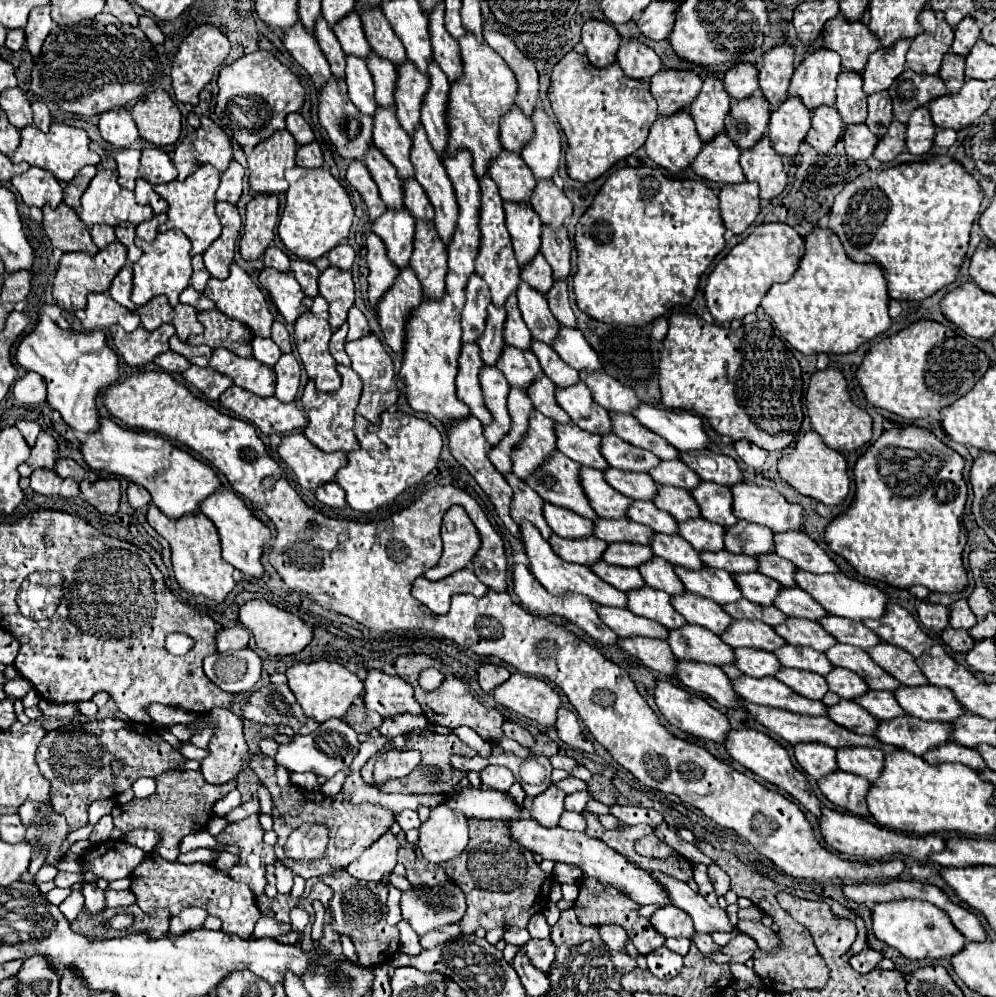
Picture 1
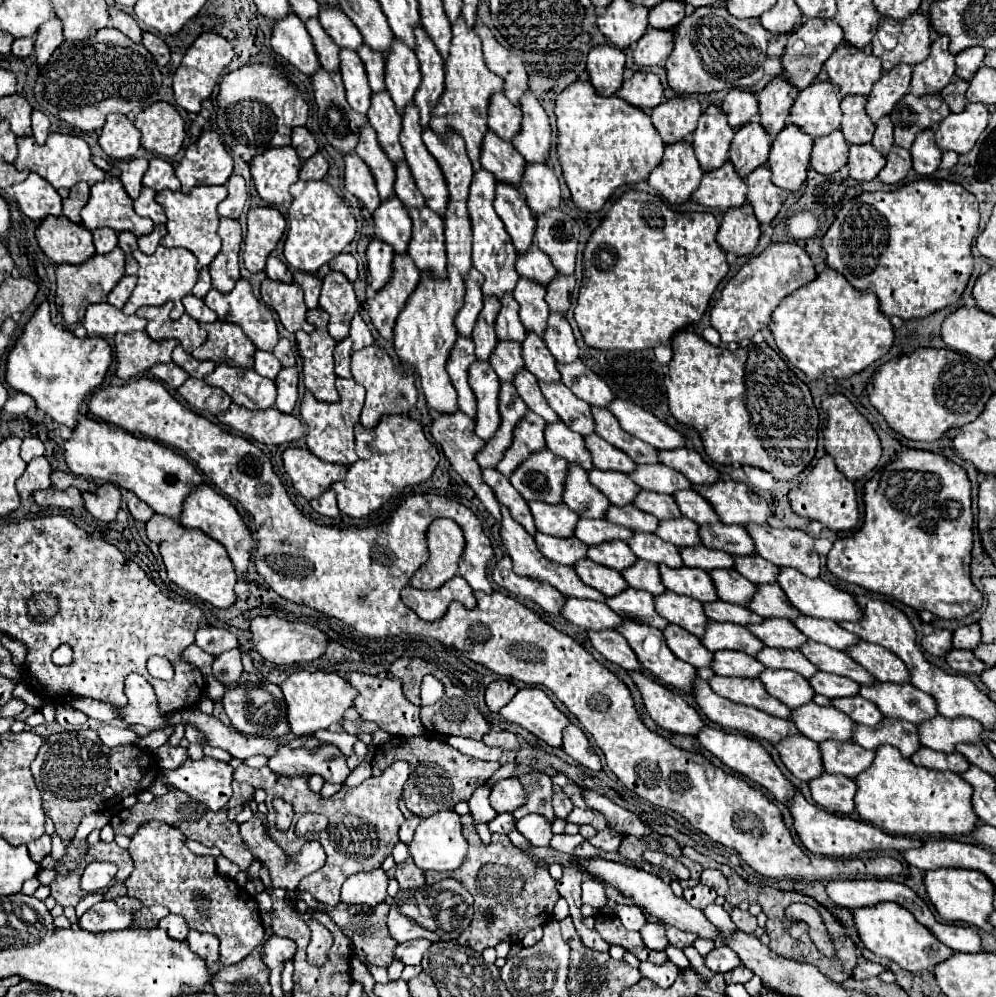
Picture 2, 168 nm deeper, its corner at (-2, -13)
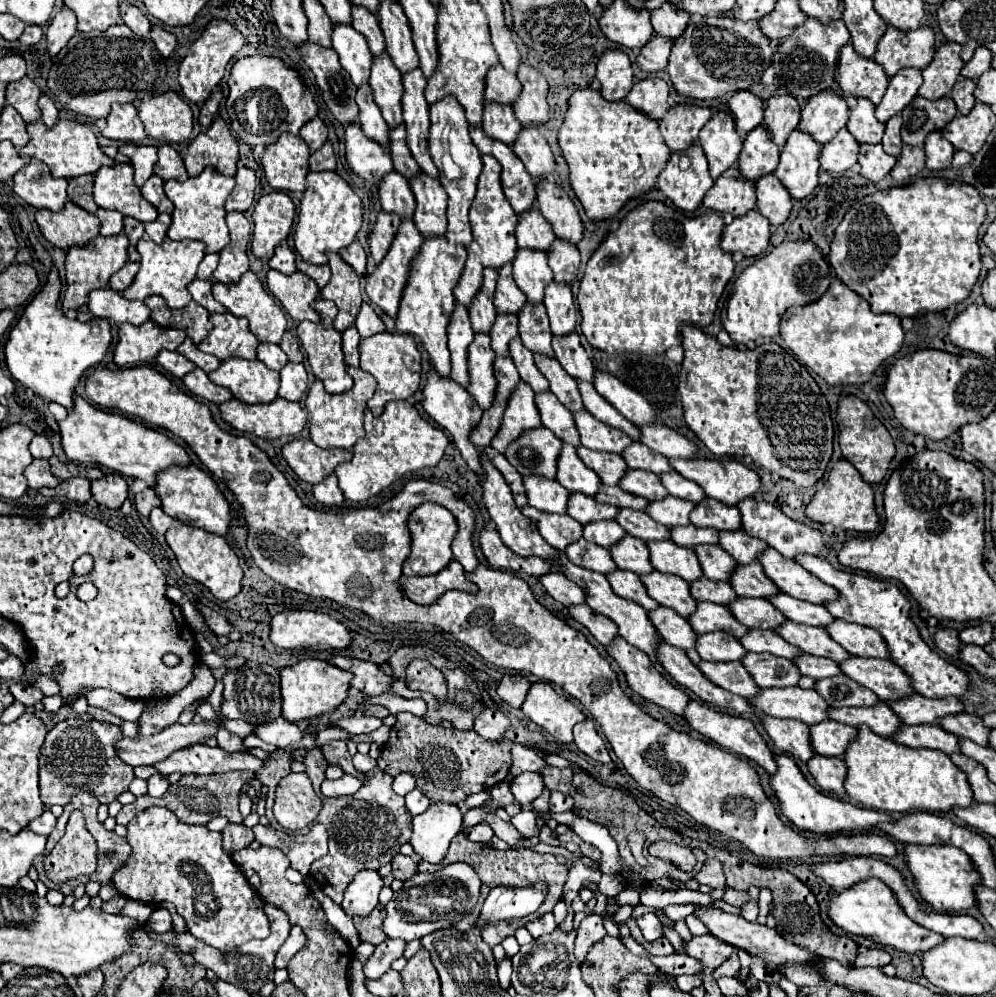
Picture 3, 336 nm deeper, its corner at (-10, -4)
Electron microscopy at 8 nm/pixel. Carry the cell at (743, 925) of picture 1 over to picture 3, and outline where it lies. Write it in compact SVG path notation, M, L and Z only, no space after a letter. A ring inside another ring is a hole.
M725 886L725 894L723 894L723 900L727 902L727 904L731 904L731 906L743 906L745 904L745 900L747 900L747 894L745 892L741 892L741 890L733 890L733 888L729 888L729 886Z

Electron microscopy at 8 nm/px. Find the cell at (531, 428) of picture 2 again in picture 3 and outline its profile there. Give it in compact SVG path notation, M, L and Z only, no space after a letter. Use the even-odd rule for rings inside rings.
M519 382L517 388L513 388L511 398L507 400L501 428L493 438L493 448L503 454L507 444L513 442L525 428L537 426L541 426L541 420L535 406L535 392L529 388L529 384Z

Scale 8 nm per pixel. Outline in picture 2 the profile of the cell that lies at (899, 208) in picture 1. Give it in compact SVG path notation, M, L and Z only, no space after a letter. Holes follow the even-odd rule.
M919 179L919 181L905 183L905 185L901 185L901 187L895 189L895 191L887 191L887 193L883 193L883 191L881 191L881 193L879 193L879 191L877 191L877 193L861 193L861 195L853 197L851 201L847 201L847 203L841 207L841 211L837 213L837 219L833 221L833 225L829 227L829 231L825 233L821 245L823 245L825 253L827 253L825 263L827 263L831 269L843 273L843 275L847 277L847 281L849 281L855 289L877 293L879 303L881 303L881 311L883 311L887 317L897 315L897 317L901 317L903 321L907 321L907 319L921 319L921 317L927 317L927 315L931 315L931 313L935 313L935 311L939 311L939 309L943 309L943 307L955 305L955 303L961 299L961 295L963 295L963 291L965 291L965 287L967 287L967 281L969 281L969 277L971 277L971 271L973 271L971 243L973 243L973 237L977 235L977 231L979 231L979 203L977 203L977 199L975 199L973 193L969 193L969 191L967 191L963 185L959 185L959 183L943 181L943 185L941 185L941 183L935 181L935 179Z

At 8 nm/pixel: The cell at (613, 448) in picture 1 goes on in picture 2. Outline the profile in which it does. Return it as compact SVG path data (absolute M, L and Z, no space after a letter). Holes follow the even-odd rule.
M599 435L585 437L585 447L593 457L593 465L601 471L621 471L625 475L631 475L633 467L637 467L629 455L625 455L621 449L613 447Z

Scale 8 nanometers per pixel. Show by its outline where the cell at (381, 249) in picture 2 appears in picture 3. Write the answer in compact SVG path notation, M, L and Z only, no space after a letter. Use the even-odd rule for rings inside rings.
M379 212L377 222L369 236L369 250L375 260L381 260L387 254L387 248L391 246L399 224L401 224L399 216L393 216L389 212Z

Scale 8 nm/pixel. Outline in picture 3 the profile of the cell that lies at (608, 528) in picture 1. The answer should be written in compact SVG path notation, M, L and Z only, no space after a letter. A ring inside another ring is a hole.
M579 492L569 494L569 516L581 524L595 522L595 520L611 520L617 514L617 506L599 504L591 496L581 496Z

